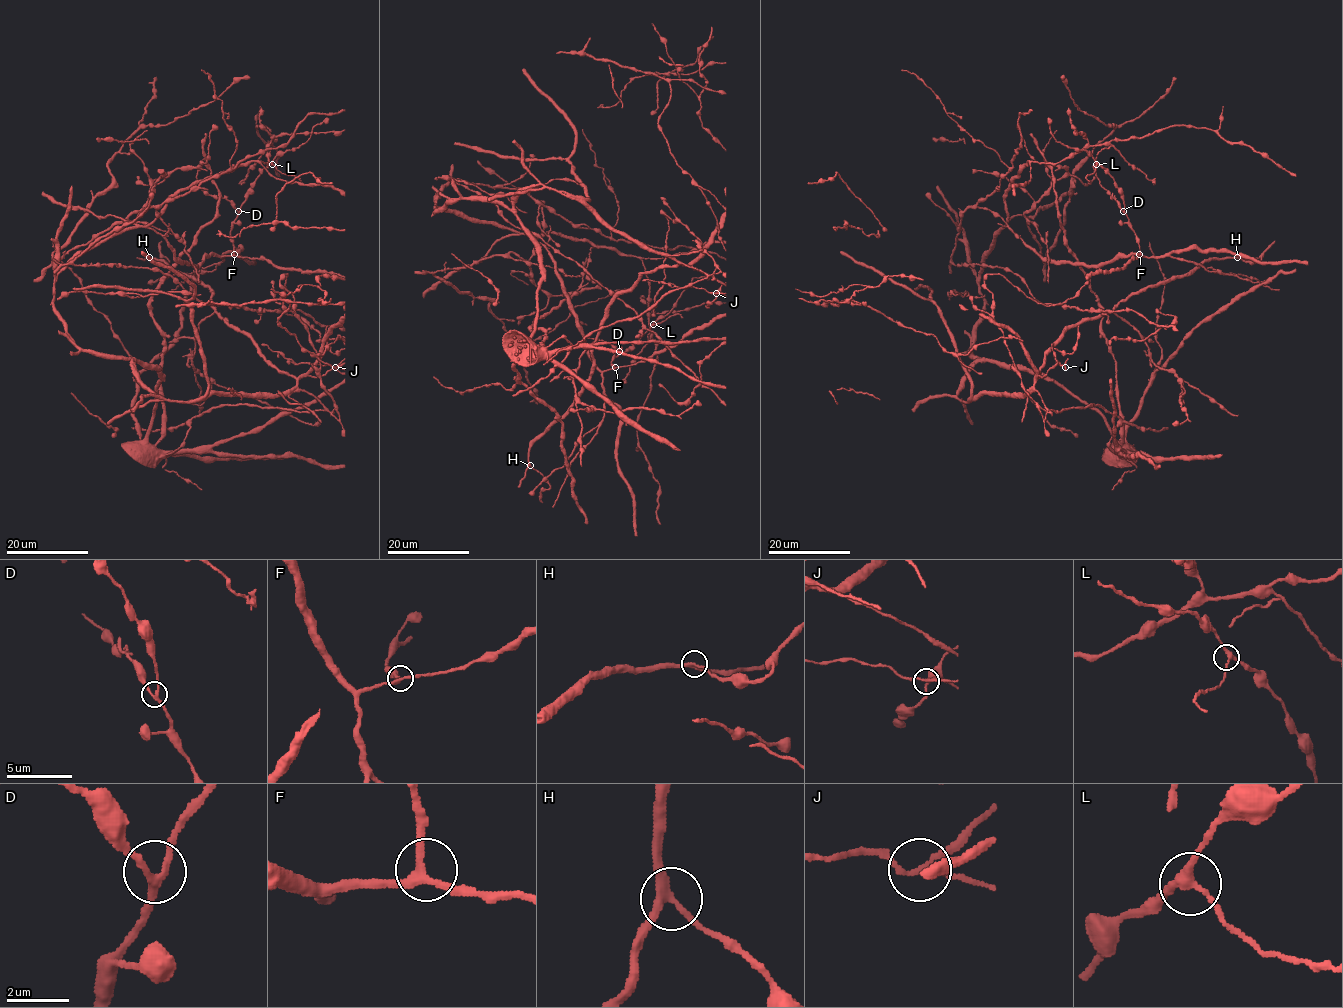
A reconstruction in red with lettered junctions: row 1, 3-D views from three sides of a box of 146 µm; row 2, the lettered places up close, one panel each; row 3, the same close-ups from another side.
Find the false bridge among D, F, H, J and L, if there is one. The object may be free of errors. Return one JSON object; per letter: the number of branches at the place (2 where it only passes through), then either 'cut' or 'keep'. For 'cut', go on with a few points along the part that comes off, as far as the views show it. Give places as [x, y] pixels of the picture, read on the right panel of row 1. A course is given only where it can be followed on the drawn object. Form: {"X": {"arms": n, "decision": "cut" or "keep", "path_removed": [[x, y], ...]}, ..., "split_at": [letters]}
{"D": {"arms": 3, "decision": "keep"}, "F": {"arms": 3, "decision": "keep"}, "H": {"arms": 3, "decision": "keep"}, "J": {"arms": 3, "decision": "cut", "path_removed": [[1065, 367], [1059, 363], [1053, 344]]}, "L": {"arms": 3, "decision": "keep"}, "split_at": ["J"]}

